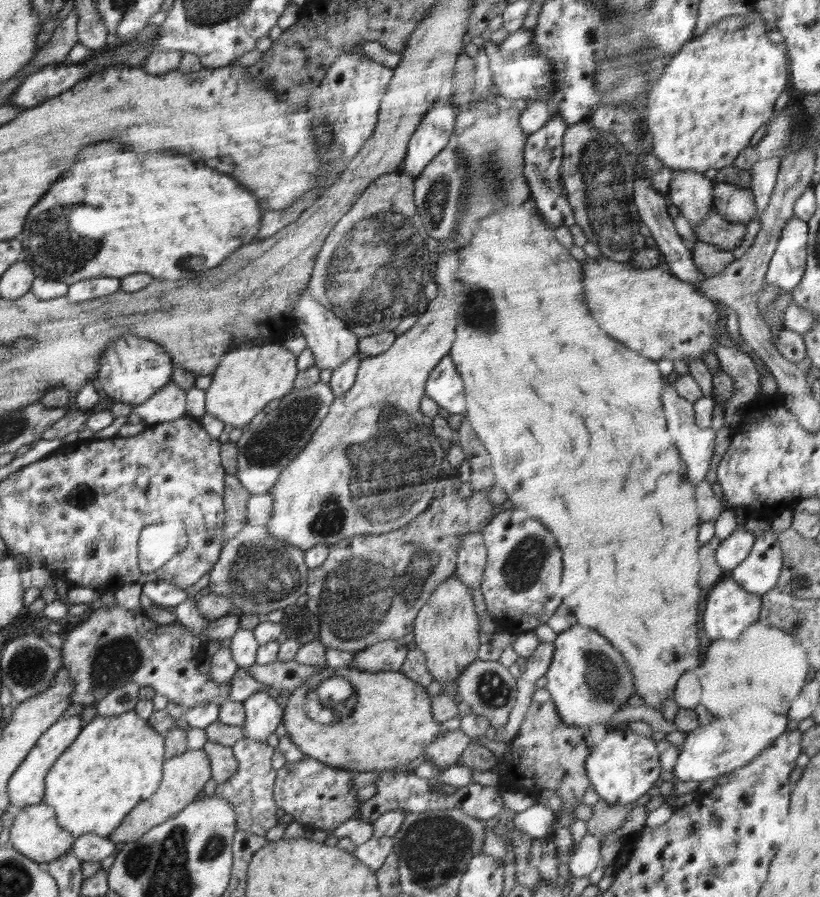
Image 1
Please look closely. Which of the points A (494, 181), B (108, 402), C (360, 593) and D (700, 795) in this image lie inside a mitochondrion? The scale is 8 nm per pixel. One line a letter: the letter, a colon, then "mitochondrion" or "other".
A: mitochondrion
B: other
C: mitochondrion
D: other

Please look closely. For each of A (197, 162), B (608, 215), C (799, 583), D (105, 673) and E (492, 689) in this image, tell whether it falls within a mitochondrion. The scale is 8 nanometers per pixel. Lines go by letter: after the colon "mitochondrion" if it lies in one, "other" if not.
A: other
B: mitochondrion
C: mitochondrion
D: mitochondrion
E: mitochondrion

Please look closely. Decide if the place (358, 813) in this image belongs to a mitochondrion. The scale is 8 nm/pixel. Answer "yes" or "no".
no

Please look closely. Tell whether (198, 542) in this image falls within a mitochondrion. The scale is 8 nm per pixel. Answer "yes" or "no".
no

